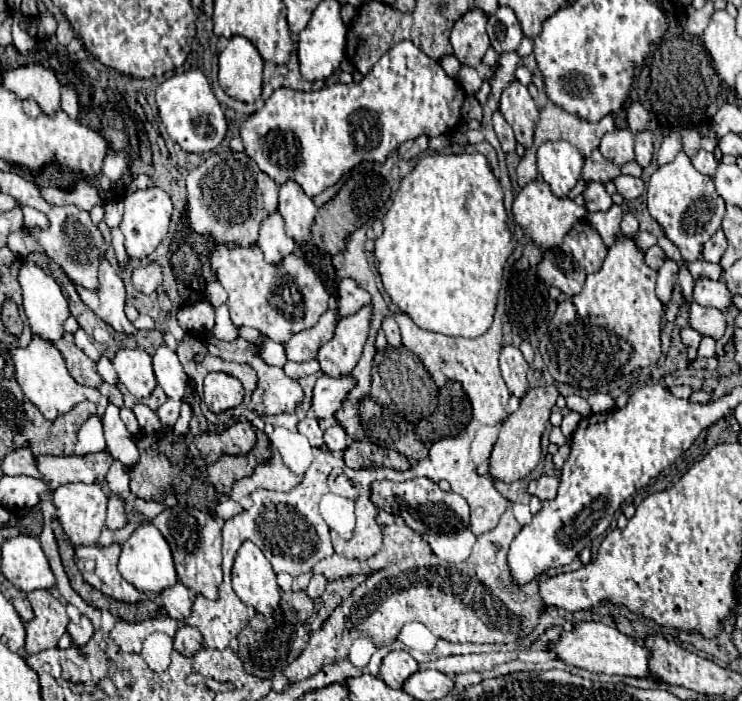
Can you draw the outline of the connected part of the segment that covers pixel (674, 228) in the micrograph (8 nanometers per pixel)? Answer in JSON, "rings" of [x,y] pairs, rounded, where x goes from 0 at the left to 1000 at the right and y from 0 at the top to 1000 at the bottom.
{"rings":[[[920,215],[877,250],[872,267],[872,295],[877,310],[894,324],[896,335],[915,352],[926,375],[945,367],[945,350],[972,324],[977,307],[977,287],[966,278],[958,252],[942,247]]]}

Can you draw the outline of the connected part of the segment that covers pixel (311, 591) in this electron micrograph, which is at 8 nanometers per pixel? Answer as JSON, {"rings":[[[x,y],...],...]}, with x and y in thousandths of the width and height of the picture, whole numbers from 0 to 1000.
{"rings":[[[425,817],[422,823],[419,823],[419,835],[414,837],[414,849],[419,852],[419,854],[425,854],[425,852],[430,852],[435,843],[438,843],[438,835],[441,835],[441,829],[438,829],[438,823],[433,820],[433,817]]]}

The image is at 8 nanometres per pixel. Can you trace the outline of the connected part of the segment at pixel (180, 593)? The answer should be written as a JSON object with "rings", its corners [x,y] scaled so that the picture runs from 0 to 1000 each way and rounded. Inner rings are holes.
{"rings":[[[239,829],[217,846],[217,874],[233,883],[252,883],[257,874],[257,843]]]}

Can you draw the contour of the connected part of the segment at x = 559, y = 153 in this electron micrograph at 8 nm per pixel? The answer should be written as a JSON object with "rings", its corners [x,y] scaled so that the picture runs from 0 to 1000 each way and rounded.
{"rings":[[[735,201],[726,215],[724,215],[724,241],[726,250],[732,252],[735,261],[740,261],[743,272],[751,281],[764,281],[767,270],[780,258],[783,252],[783,218],[775,213],[775,207],[770,207],[767,201]]]}

